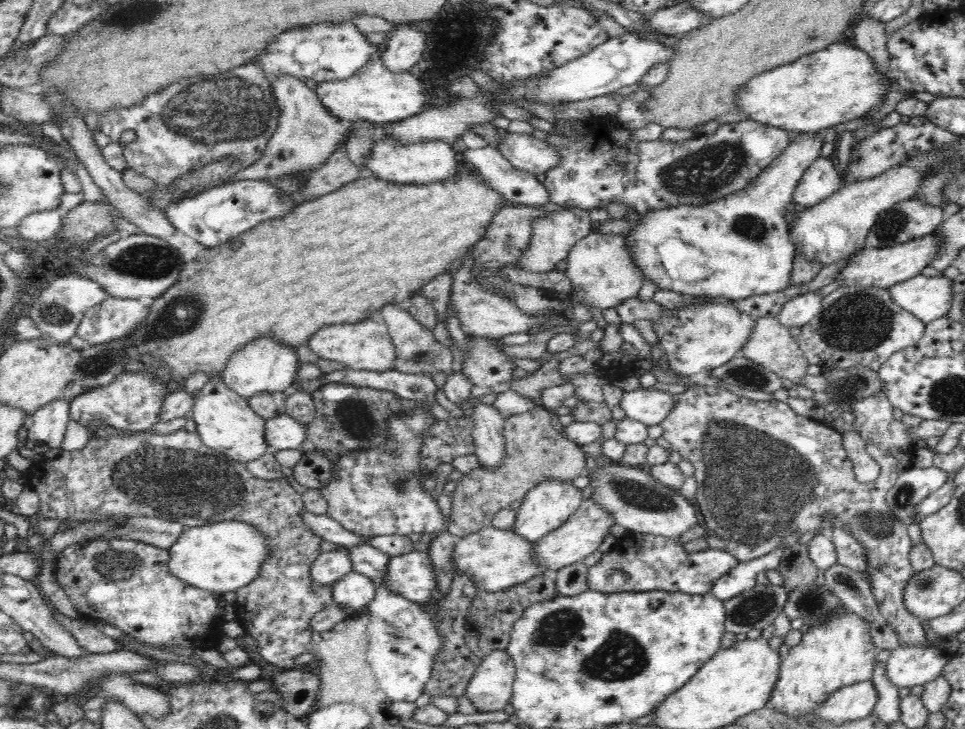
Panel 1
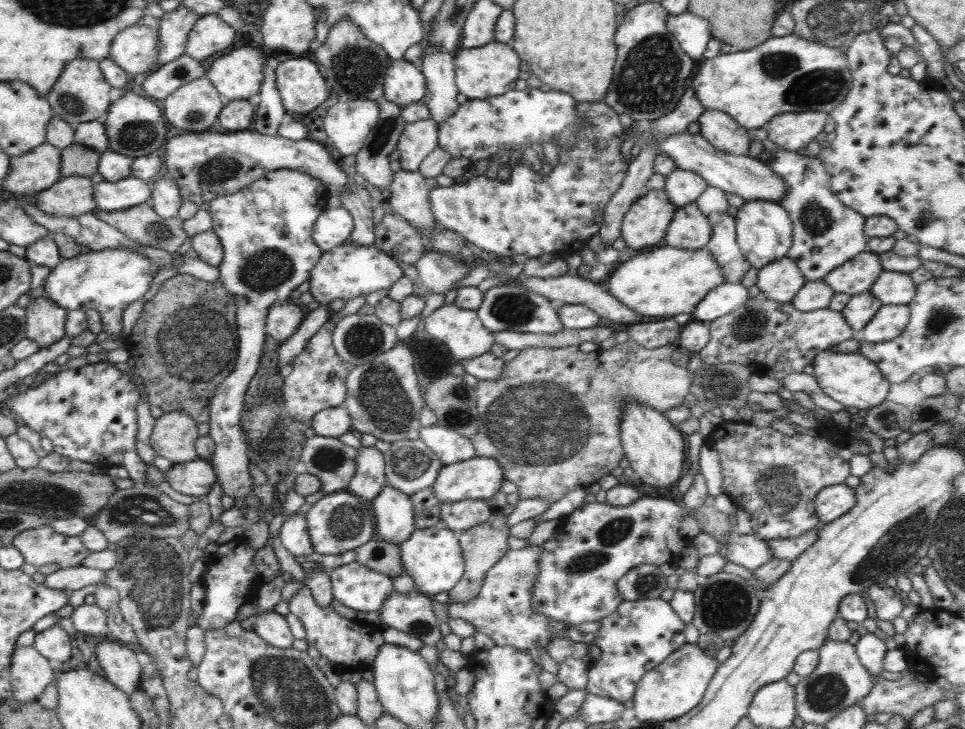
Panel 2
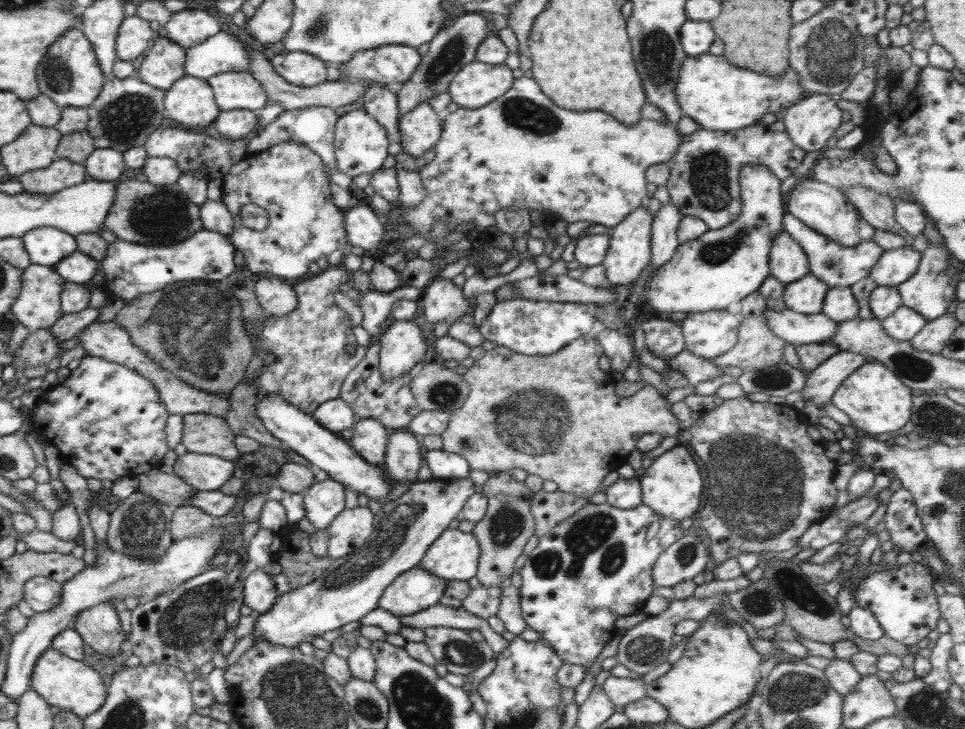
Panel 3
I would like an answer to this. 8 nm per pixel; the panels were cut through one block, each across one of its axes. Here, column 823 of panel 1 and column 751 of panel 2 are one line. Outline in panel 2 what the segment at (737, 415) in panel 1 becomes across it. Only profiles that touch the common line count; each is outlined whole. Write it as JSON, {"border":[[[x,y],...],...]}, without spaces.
{"border":[[[722,421],[708,436],[709,446],[718,453],[722,470],[723,493],[732,499],[737,508],[750,514],[753,533],[761,539],[777,538],[793,539],[812,530],[812,527],[822,524],[816,515],[814,499],[818,491],[843,484],[851,476],[848,461],[838,456],[838,447],[847,446],[850,438],[845,430],[837,425],[817,427],[818,436],[796,433],[788,436],[778,432],[771,426],[760,428],[750,422]]]}

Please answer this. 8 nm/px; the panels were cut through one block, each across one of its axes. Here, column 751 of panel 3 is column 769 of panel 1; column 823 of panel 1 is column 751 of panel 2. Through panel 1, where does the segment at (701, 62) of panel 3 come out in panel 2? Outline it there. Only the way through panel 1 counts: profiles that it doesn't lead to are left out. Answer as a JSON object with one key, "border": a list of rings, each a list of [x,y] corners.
{"border":[[[790,34],[782,37],[772,36],[766,42],[760,43],[760,46],[754,46],[752,50],[736,50],[705,59],[696,74],[692,76],[691,88],[694,88],[696,98],[700,100],[704,110],[720,110],[753,133],[770,122],[776,114],[800,111],[829,113],[846,98],[852,87],[852,81],[846,54],[842,53],[840,48],[808,42]]]}

